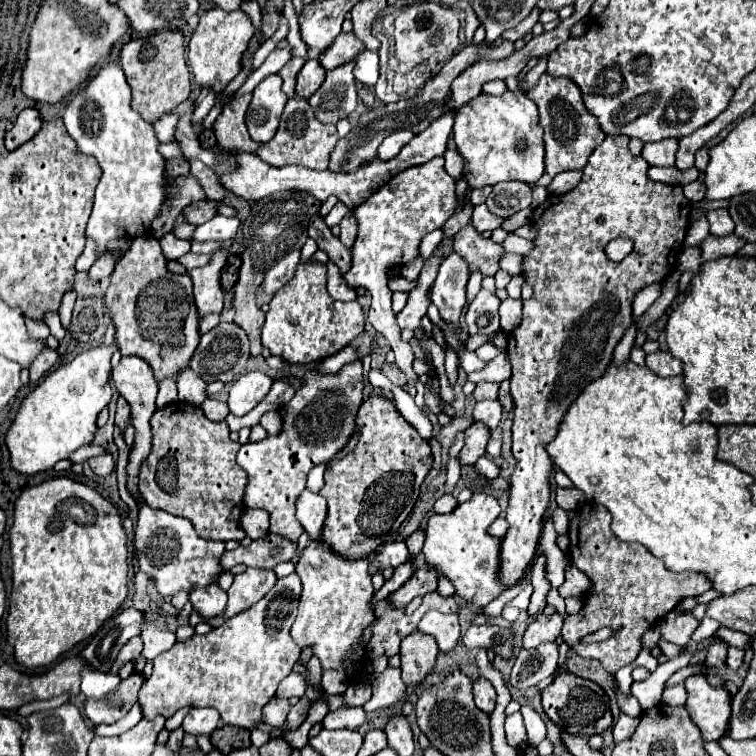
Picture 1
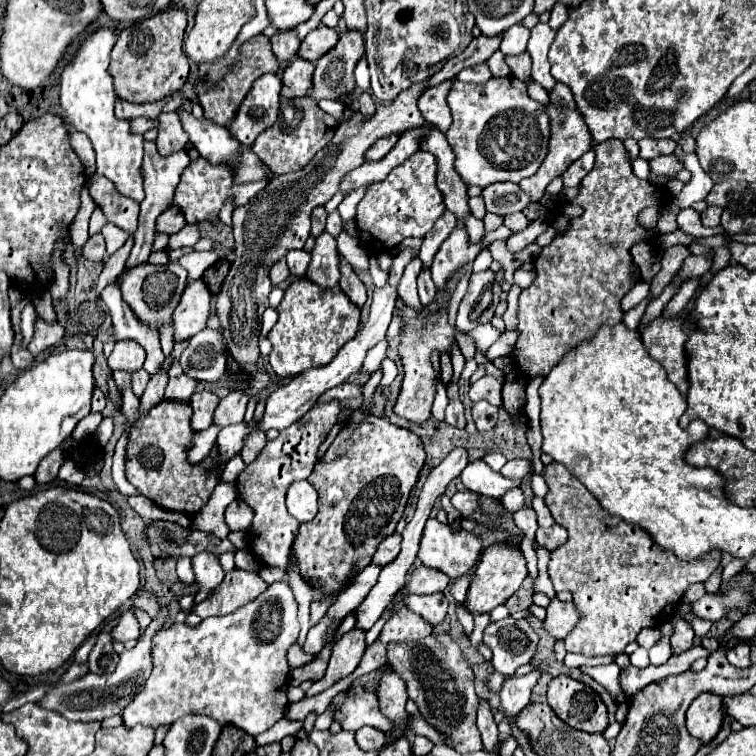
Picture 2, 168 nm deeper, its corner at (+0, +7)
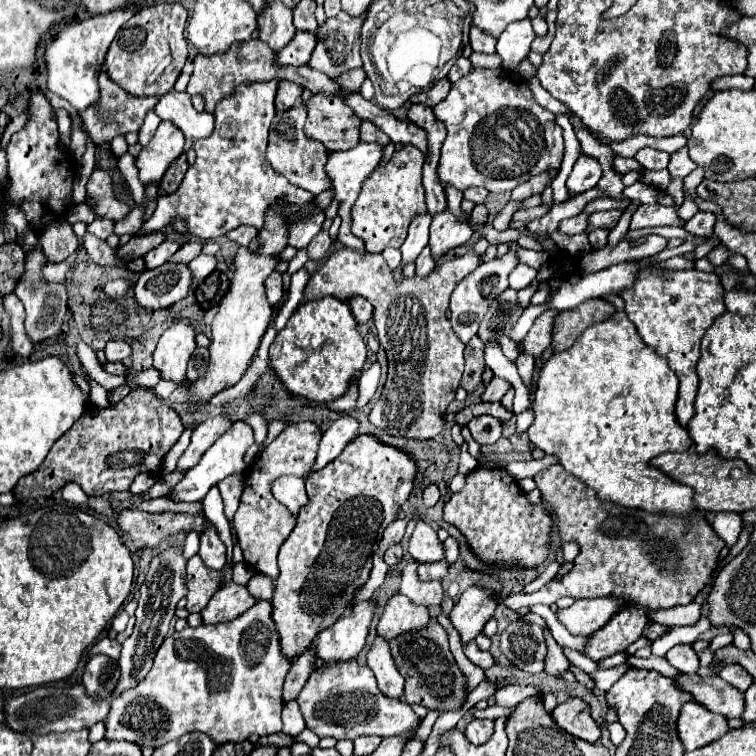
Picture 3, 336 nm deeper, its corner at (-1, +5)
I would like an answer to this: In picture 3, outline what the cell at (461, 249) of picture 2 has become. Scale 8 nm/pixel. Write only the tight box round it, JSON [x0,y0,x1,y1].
[429,210,473,258]

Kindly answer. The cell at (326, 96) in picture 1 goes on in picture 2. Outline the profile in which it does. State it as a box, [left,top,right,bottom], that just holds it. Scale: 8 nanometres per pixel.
[314,32,364,100]

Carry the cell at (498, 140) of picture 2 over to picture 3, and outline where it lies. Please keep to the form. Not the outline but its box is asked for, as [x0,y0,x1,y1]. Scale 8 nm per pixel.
[433,68,563,192]

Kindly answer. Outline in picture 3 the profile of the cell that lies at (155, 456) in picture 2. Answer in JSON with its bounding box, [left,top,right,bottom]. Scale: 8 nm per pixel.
[13,388,183,502]

